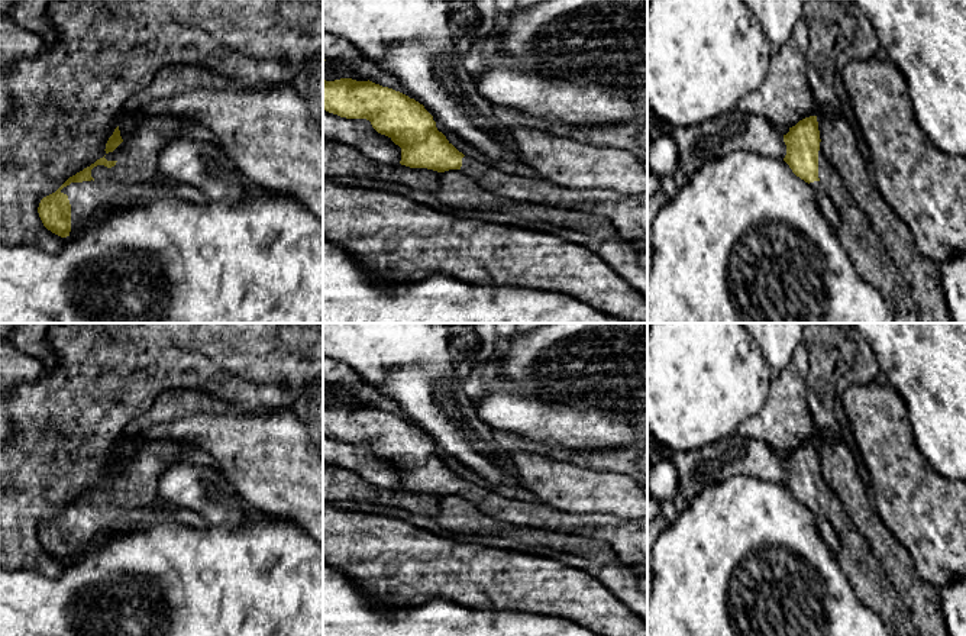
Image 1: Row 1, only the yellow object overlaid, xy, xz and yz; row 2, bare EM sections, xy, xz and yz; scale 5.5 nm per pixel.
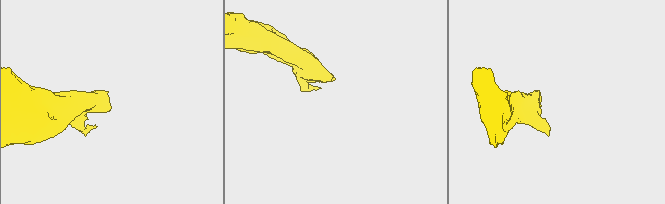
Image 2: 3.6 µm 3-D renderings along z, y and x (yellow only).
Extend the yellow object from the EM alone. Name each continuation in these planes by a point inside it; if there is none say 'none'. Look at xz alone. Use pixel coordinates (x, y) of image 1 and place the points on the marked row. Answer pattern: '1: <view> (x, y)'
1: xz (627, 212)

